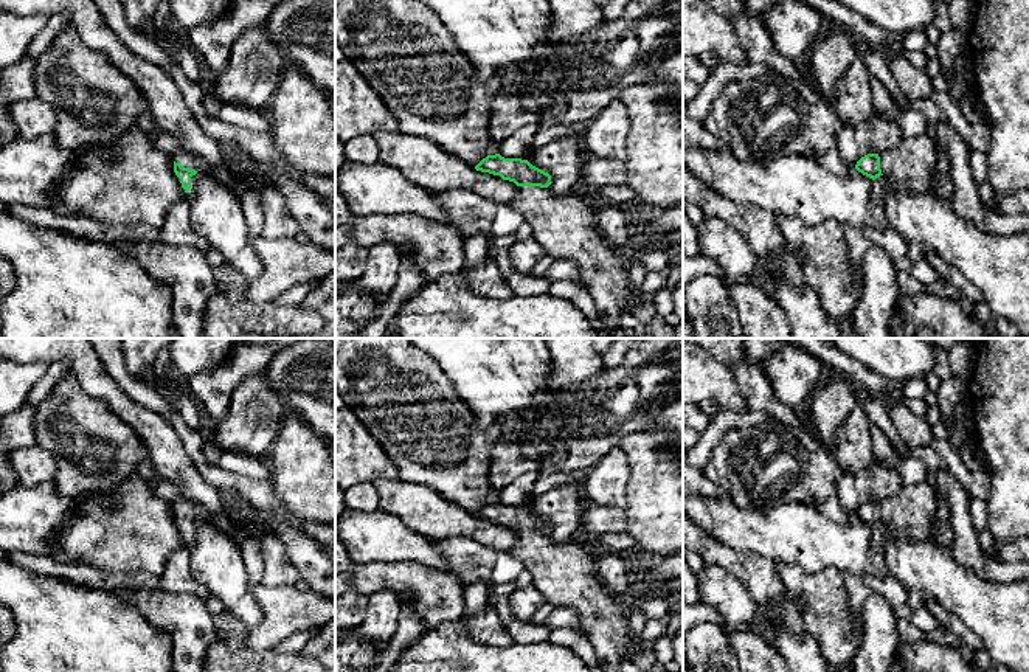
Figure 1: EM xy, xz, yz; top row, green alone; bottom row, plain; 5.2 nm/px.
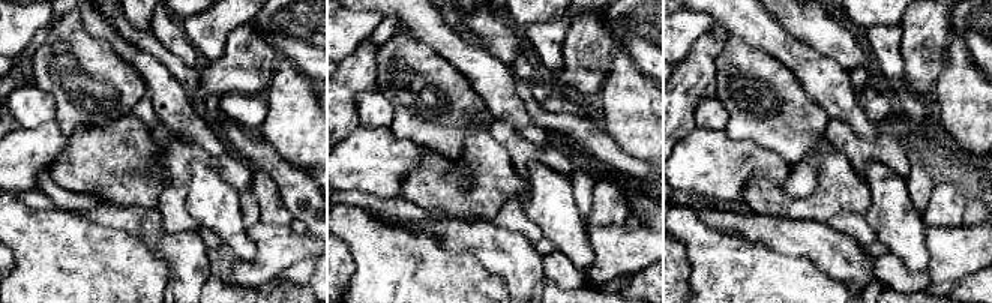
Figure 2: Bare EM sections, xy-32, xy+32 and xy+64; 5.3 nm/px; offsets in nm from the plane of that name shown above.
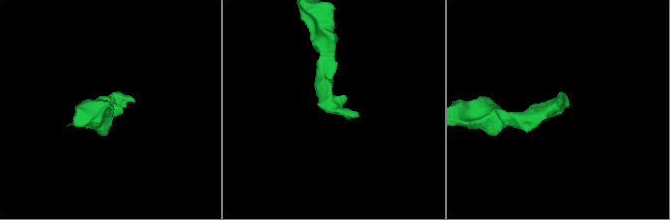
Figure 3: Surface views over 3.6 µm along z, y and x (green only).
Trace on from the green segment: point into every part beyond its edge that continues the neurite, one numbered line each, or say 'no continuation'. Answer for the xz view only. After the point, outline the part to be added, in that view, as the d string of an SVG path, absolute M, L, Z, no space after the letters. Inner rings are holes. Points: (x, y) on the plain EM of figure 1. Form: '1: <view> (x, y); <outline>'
1: xz (565, 573); M518 534L508 556L532 576L532 585L553 607L571 607L590 639L602 672L621 672L621 664L639 649L629 630L619 601L602 584L596 557L580 542L551 542L548 535Z

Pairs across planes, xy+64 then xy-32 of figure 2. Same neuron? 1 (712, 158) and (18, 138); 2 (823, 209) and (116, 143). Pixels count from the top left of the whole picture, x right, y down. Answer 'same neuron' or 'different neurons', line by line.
1: same neuron
2: same neuron

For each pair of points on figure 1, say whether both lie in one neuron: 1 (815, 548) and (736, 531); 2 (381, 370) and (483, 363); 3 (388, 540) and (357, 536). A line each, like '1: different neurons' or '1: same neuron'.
1: same neuron
2: different neurons
3: same neuron

